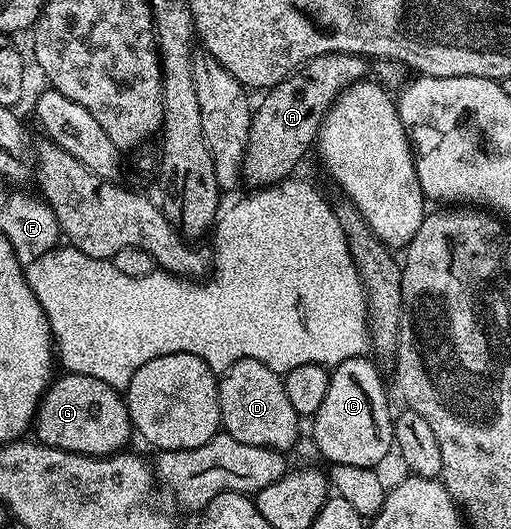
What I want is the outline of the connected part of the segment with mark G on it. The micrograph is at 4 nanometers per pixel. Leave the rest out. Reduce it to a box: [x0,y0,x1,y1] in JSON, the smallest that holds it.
[33,372,133,456]

